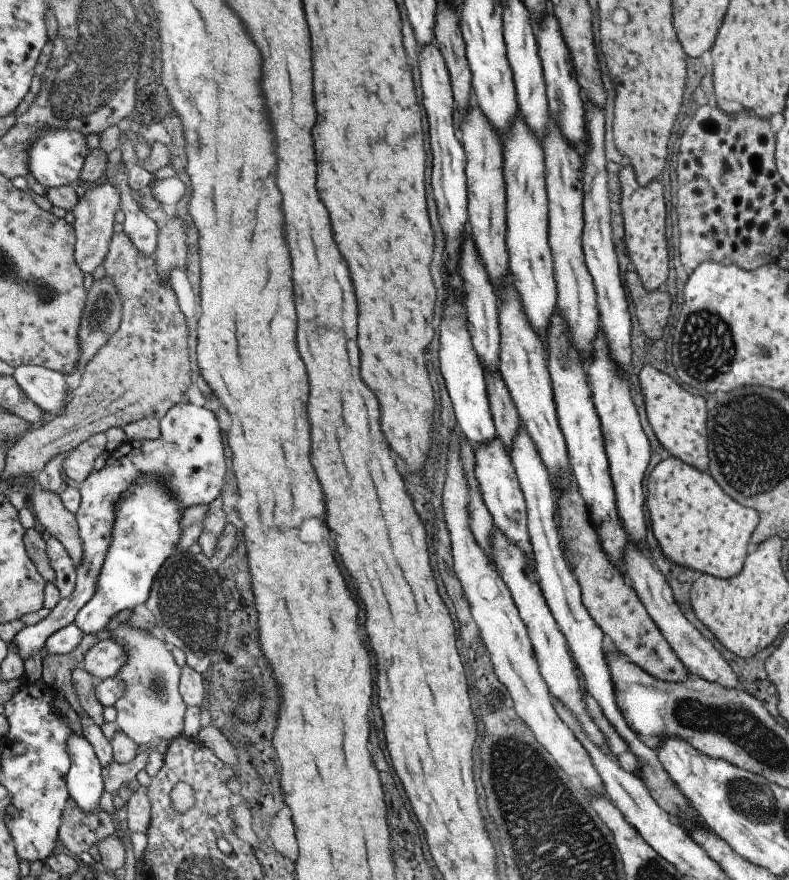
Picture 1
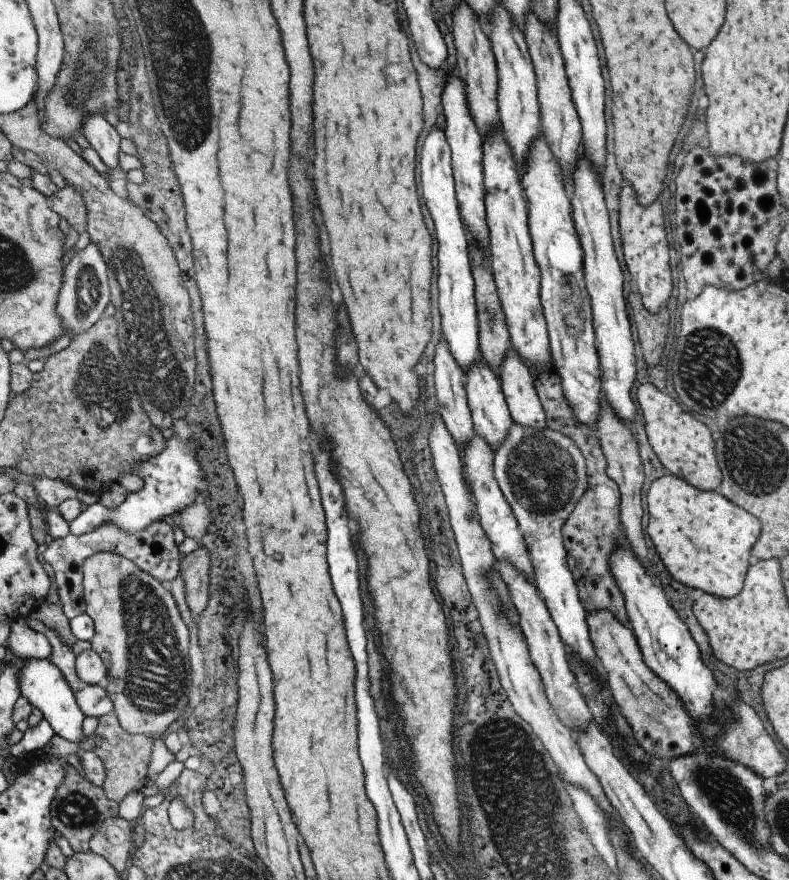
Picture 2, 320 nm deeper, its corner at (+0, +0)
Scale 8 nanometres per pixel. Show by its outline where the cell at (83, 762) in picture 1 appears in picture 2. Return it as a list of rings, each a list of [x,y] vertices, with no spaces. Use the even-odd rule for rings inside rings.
[[[23,658],[16,675],[20,696],[41,712],[54,734],[68,741],[80,741],[81,722],[85,716],[76,705],[74,694],[60,670],[49,659]]]

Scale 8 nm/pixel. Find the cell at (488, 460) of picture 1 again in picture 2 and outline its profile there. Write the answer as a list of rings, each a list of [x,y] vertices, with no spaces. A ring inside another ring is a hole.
[[[482,357],[481,361],[475,361],[464,372],[464,389],[473,431],[481,435],[495,450],[503,442],[512,418],[501,390],[499,377],[487,363],[483,362]]]

